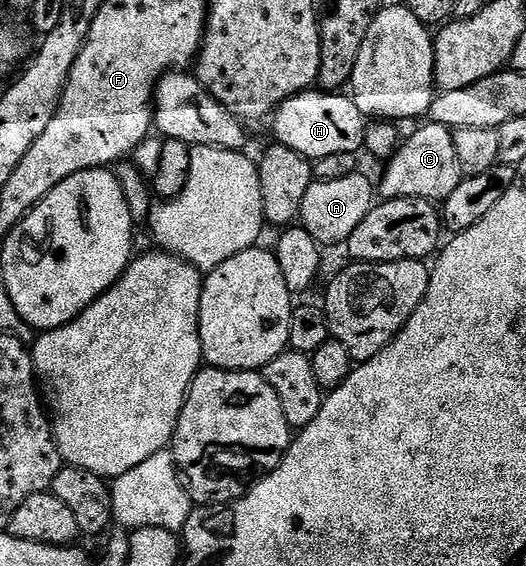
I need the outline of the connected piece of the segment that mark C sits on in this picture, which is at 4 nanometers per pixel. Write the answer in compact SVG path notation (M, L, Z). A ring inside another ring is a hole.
M425 123L422 129L415 130L410 137L408 134L402 140L397 153L389 158L384 169L381 185L379 181L379 193L384 200L422 197L434 203L444 203L447 195L459 187L463 176L459 155L455 151L453 129L446 125Z

